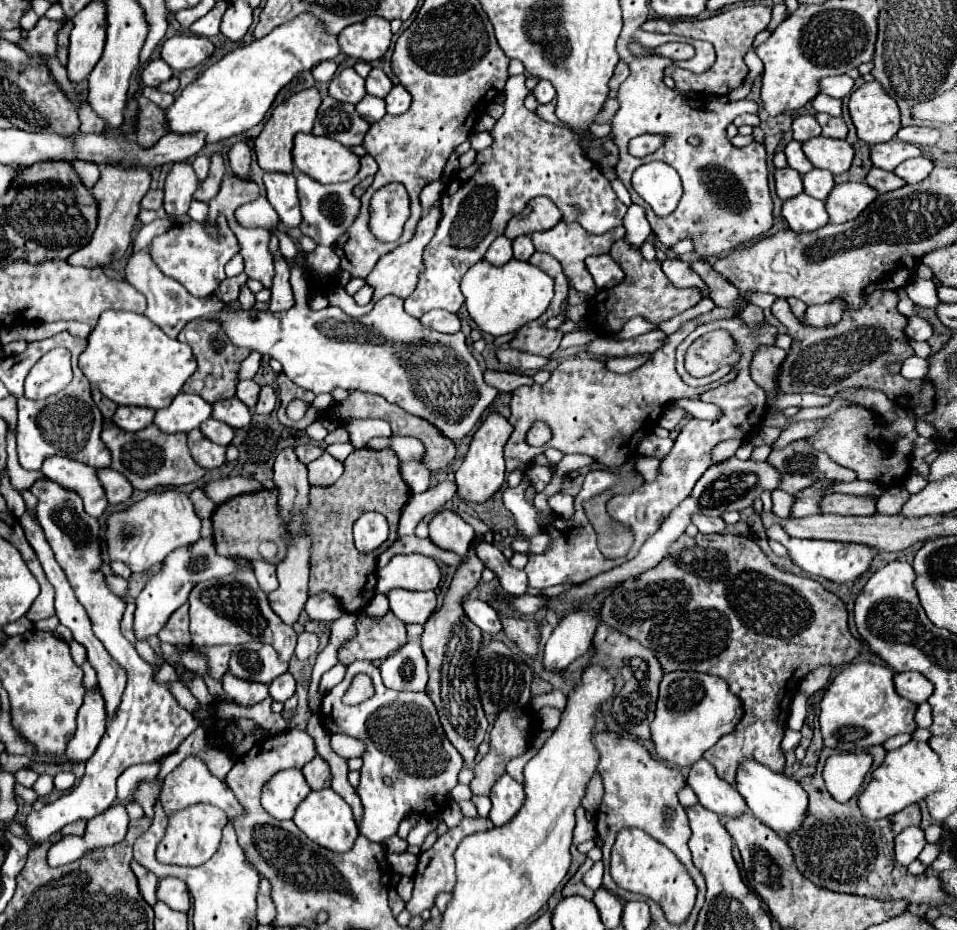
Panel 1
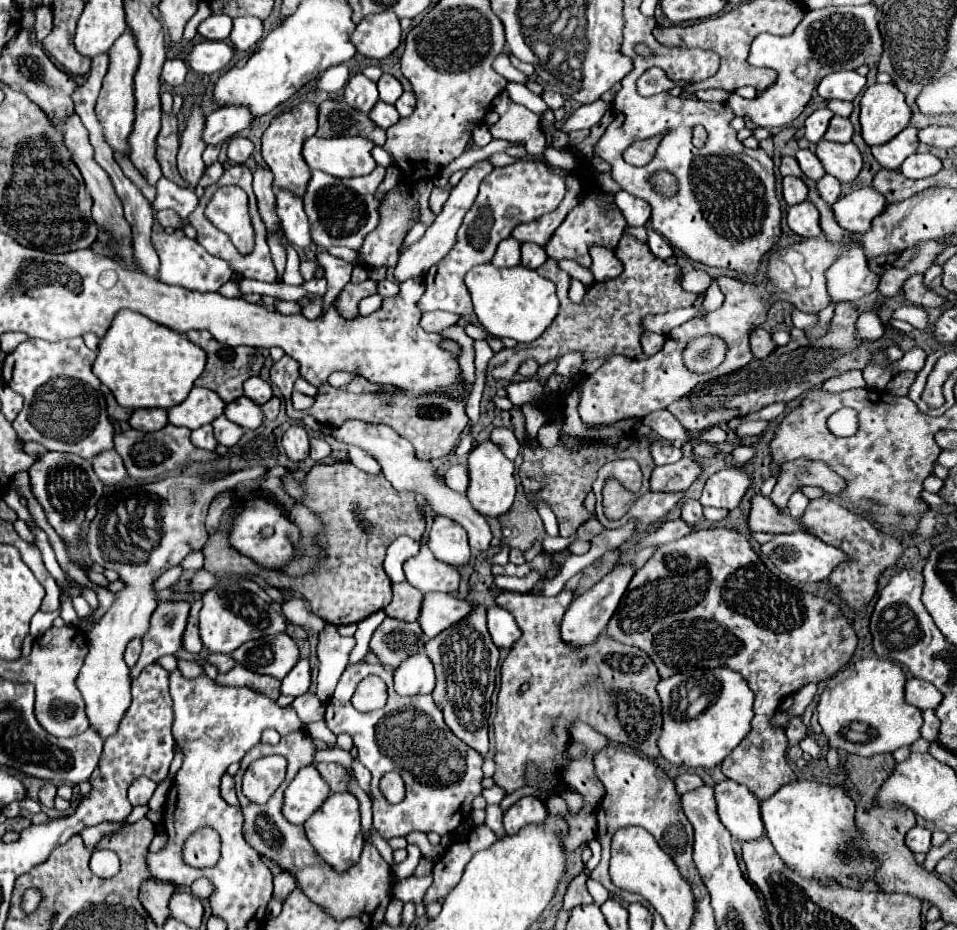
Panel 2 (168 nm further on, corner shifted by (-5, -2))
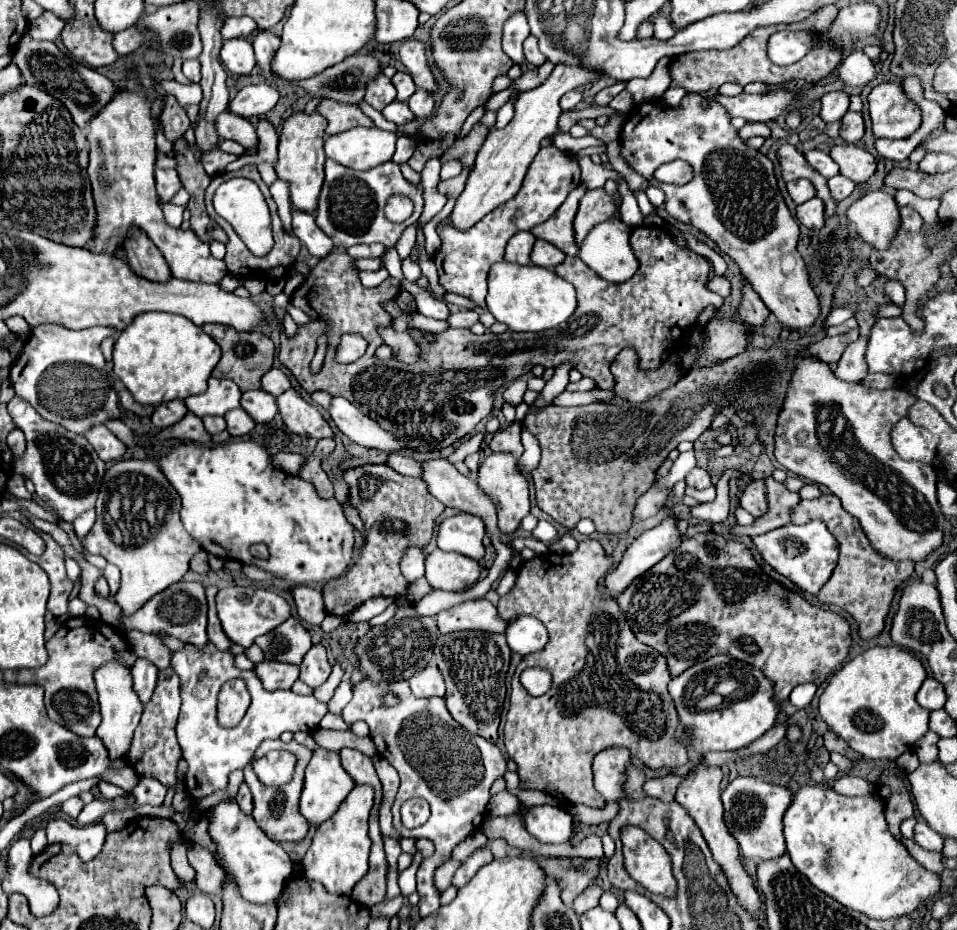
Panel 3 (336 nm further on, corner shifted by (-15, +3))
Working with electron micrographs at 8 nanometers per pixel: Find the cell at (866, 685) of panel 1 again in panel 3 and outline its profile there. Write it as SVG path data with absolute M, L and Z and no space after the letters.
M896 646L870 648L860 656L852 658L850 662L846 662L832 676L832 680L828 682L826 690L820 696L820 716L860 756L872 760L880 760L880 758L894 760L906 750L910 750L914 742L928 732L928 710L916 702L916 692L922 686L924 678L926 678L926 670L922 662L910 652Z

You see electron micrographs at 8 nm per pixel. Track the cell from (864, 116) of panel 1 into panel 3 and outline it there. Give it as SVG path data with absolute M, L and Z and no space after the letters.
M898 82L878 84L870 92L868 102L876 138L908 138L922 122L920 108L906 98Z

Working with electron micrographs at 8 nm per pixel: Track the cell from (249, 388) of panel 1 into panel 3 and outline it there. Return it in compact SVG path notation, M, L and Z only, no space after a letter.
M278 368L268 370L268 372L262 376L260 384L262 384L262 390L268 392L268 394L272 394L272 396L280 396L282 392L286 392L286 390L290 388L288 376L286 376L282 370L278 370Z

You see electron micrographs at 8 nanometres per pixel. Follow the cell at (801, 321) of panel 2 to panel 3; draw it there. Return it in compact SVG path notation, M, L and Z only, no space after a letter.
M832 308L830 314L824 318L824 326L838 326L840 322L848 320L850 316L854 316L854 312L848 308Z

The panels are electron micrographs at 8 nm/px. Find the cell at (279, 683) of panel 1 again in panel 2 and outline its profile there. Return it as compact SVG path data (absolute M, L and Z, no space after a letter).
M300 659L294 669L282 679L282 693L284 695L304 695L310 689L310 659Z

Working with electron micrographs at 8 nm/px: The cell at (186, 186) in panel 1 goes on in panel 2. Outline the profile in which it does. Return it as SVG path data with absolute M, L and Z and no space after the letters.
M194 105L186 129L180 137L180 149L178 149L178 171L190 183L190 189L196 187L198 179L206 169L202 161L202 153L206 149L206 143L202 141L202 129L204 129L202 107Z

